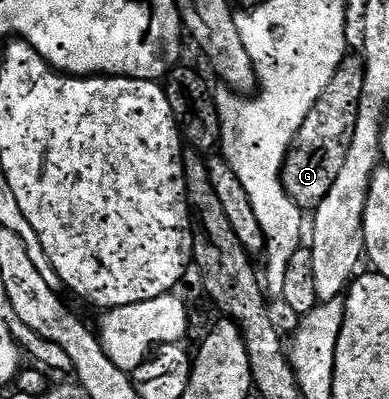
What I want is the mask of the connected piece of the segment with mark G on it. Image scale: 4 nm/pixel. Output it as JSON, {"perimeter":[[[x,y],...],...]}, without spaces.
{"perimeter":[[[362,58],[343,59],[337,73],[333,73],[333,81],[329,81],[325,93],[317,97],[313,109],[309,109],[305,117],[305,125],[301,125],[291,143],[291,150],[283,162],[283,188],[304,212],[314,212],[321,201],[325,201],[329,189],[333,189],[333,181],[337,181],[337,173],[341,173],[341,165],[345,165],[345,157],[349,157],[349,145],[357,129],[357,113],[364,89]]]}

